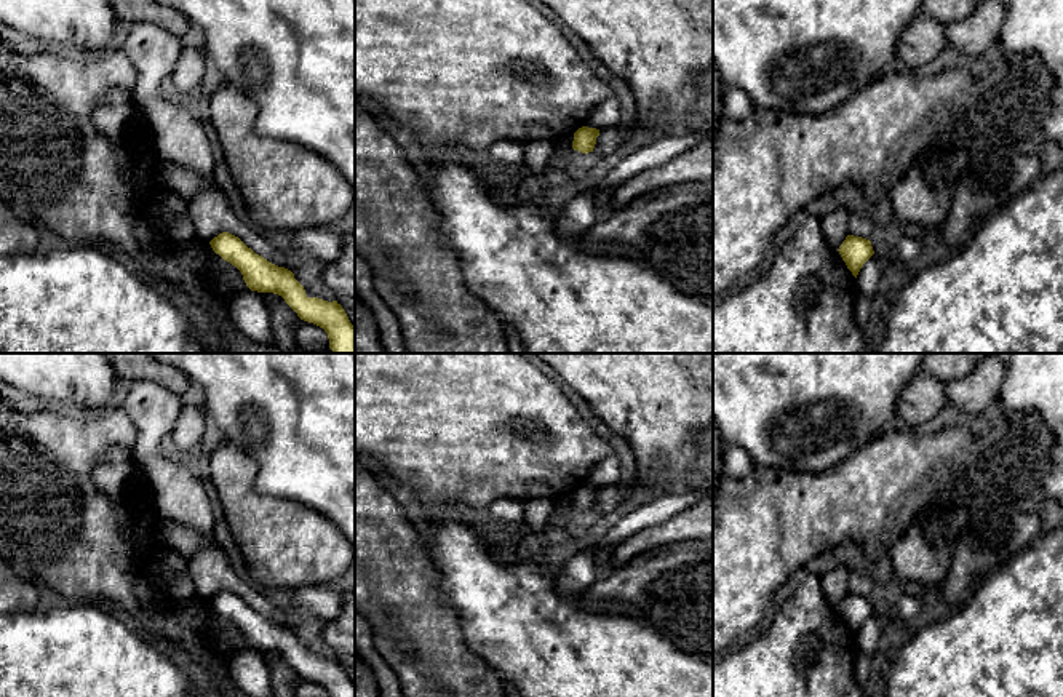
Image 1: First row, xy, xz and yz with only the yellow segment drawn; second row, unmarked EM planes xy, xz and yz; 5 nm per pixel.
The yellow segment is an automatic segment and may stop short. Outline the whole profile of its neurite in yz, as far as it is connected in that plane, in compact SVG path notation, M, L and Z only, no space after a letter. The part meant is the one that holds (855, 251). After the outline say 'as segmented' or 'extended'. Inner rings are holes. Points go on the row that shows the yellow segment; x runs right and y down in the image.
M847 235L838 251L855 278L863 264L874 254L870 240L854 235Z; as segmented

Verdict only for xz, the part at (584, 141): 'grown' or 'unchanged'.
unchanged

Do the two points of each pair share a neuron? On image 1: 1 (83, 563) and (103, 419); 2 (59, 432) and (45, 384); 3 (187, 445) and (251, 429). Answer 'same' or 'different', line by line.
1: same
2: different
3: different

